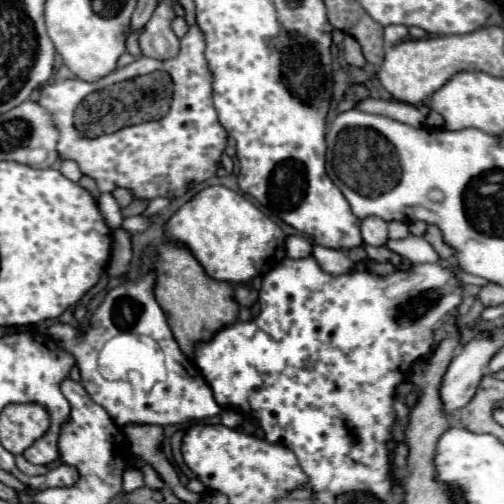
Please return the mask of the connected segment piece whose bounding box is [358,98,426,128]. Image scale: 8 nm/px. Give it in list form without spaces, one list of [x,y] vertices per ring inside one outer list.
[[[368,98],[368,100],[362,100],[358,104],[358,110],[388,116],[392,120],[398,120],[398,122],[414,126],[414,128],[420,128],[426,122],[426,118],[420,114],[420,110],[416,106],[406,104],[406,102],[398,102],[398,100],[374,100],[374,98]]]

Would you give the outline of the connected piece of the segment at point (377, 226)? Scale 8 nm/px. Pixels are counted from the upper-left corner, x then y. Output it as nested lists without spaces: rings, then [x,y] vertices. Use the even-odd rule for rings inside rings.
[[[376,216],[364,218],[360,222],[360,230],[362,230],[362,240],[364,244],[370,246],[384,246],[384,242],[388,240],[388,224]]]

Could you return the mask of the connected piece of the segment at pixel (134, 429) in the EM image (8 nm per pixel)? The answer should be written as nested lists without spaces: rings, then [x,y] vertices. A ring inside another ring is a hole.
[[[124,426],[122,430],[130,442],[130,450],[138,458],[148,462],[160,474],[160,478],[174,490],[174,494],[180,500],[184,500],[184,502],[200,500],[200,494],[194,494],[180,484],[176,470],[172,468],[168,458],[162,454],[162,448],[160,448],[160,444],[164,440],[162,426]]]

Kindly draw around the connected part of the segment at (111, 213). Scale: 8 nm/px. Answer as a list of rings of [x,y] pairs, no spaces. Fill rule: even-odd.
[[[102,194],[102,196],[98,198],[98,206],[100,206],[102,216],[106,218],[108,226],[110,226],[112,230],[120,228],[124,216],[122,216],[122,212],[120,212],[120,204],[116,202],[116,198],[114,198],[112,194]]]

